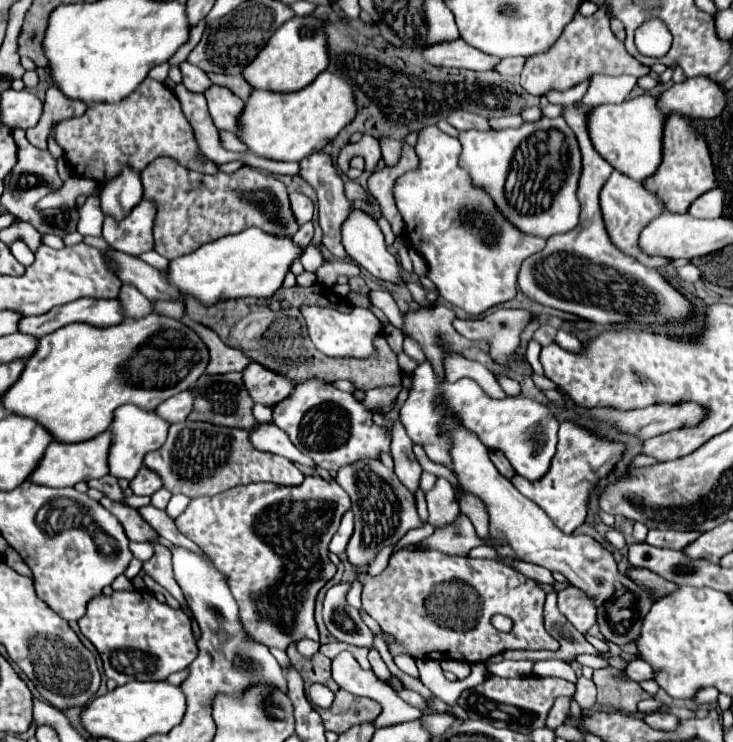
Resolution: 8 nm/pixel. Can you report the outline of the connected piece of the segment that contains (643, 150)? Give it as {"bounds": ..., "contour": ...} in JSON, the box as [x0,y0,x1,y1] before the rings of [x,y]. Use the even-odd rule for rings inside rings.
{"bounds":[590,96,668,180],"contour":[[[634,96],[622,104],[602,104],[590,112],[590,138],[602,158],[606,158],[616,170],[630,174],[634,180],[646,180],[662,162],[662,132],[668,114],[658,108],[656,96]]]}

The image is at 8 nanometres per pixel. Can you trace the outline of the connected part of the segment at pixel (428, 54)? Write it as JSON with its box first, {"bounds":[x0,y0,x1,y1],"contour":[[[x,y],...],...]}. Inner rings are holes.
{"bounds":[422,38,502,70],"contour":[[[462,38],[442,46],[428,46],[426,50],[422,50],[422,54],[426,62],[434,66],[468,68],[468,70],[494,70],[494,66],[502,60],[498,56],[480,52],[478,48],[466,44]]]}

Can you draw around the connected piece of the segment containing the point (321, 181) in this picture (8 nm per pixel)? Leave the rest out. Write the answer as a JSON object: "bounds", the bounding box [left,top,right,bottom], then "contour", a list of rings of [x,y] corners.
{"bounds":[300,152,352,258],"contour":[[[316,152],[316,154],[310,154],[308,158],[300,160],[300,178],[306,180],[310,186],[314,186],[316,194],[318,194],[318,212],[320,212],[320,226],[324,230],[324,238],[322,238],[322,244],[336,256],[336,258],[346,258],[346,250],[340,242],[340,228],[344,224],[344,220],[350,216],[352,212],[352,204],[350,200],[346,198],[344,194],[344,178],[340,178],[340,174],[336,172],[332,160],[328,154],[322,154],[322,152]]]}

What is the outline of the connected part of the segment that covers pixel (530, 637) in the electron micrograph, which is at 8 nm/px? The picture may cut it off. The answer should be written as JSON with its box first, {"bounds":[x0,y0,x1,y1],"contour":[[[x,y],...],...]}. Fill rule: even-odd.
{"bounds":[360,550,558,664],"contour":[[[402,550],[398,554],[394,554],[390,558],[390,564],[386,566],[386,570],[378,576],[368,576],[368,574],[360,574],[360,582],[364,586],[362,590],[362,604],[364,604],[364,610],[380,624],[380,628],[388,634],[388,636],[394,636],[394,644],[388,644],[388,650],[392,656],[398,656],[398,654],[408,654],[412,658],[430,658],[430,660],[446,660],[450,656],[454,656],[454,660],[462,660],[462,662],[468,662],[468,664],[476,664],[476,662],[486,662],[490,660],[492,656],[496,654],[502,654],[510,648],[520,648],[520,650],[558,650],[558,642],[544,630],[544,620],[542,620],[542,608],[544,608],[544,598],[546,598],[546,592],[530,578],[526,578],[524,574],[516,572],[514,568],[506,566],[506,564],[500,564],[496,560],[474,560],[474,558],[452,558],[452,556],[446,556],[438,550],[428,550],[428,552],[418,552],[418,550]],[[494,614],[504,614],[508,616],[512,622],[514,622],[514,628],[510,632],[498,632],[492,624],[490,624],[490,618]]]}

